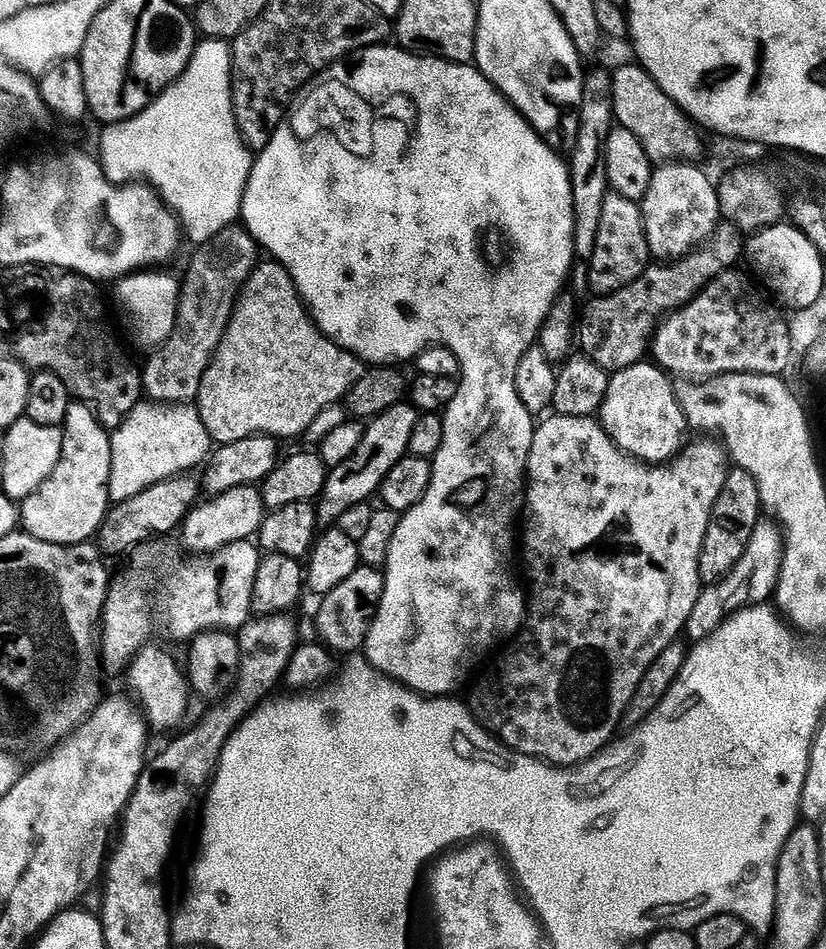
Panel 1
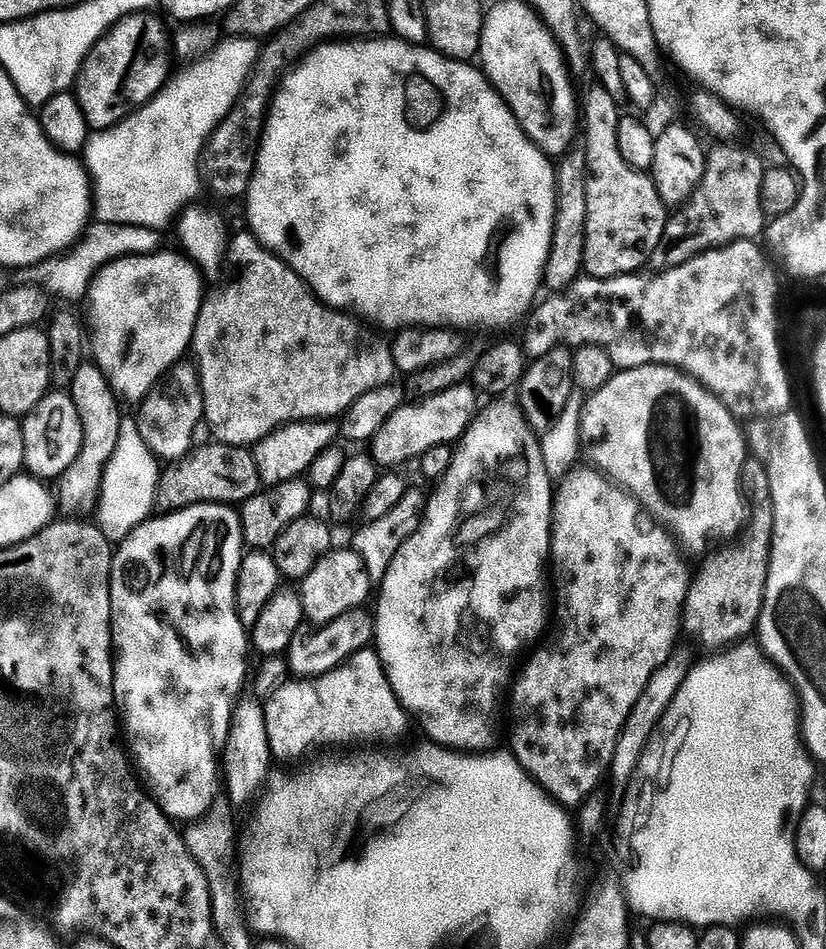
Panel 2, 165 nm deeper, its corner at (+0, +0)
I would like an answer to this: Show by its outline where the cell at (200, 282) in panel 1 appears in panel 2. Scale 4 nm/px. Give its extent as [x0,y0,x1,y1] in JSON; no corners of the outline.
[135,362,204,461]

